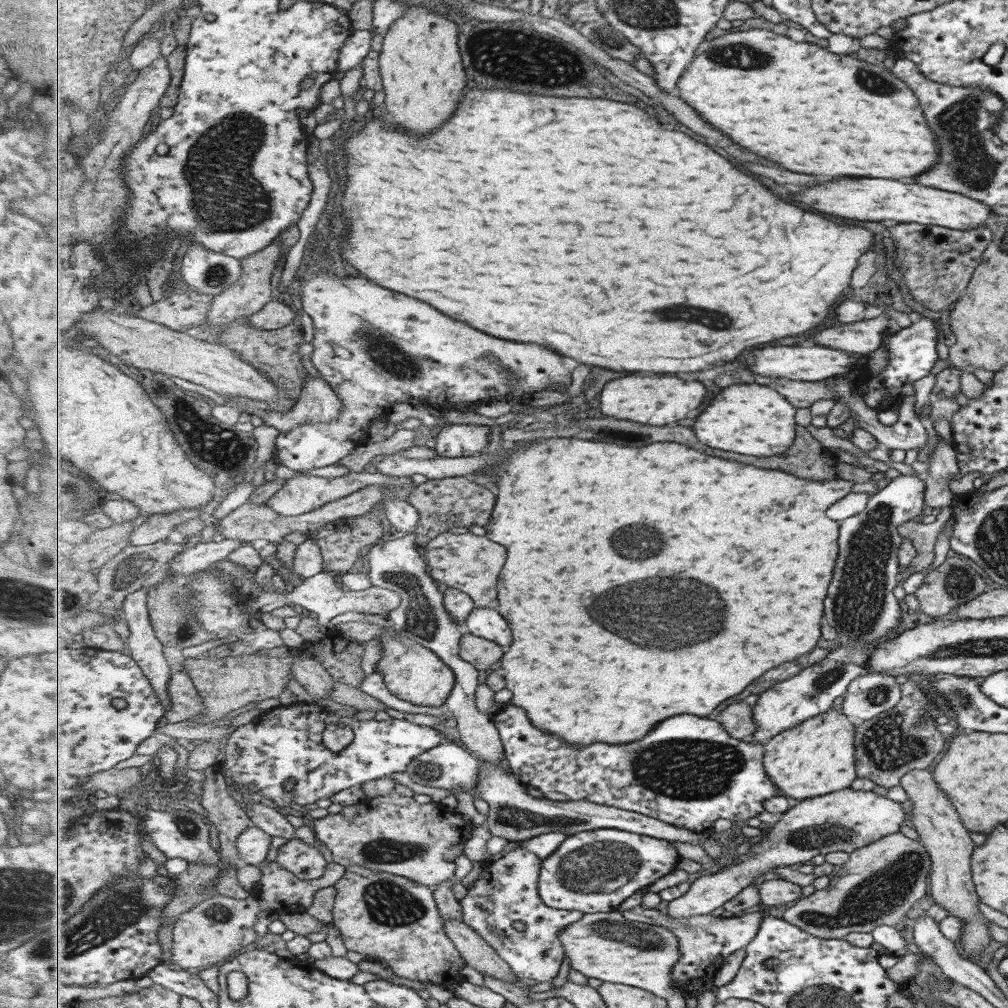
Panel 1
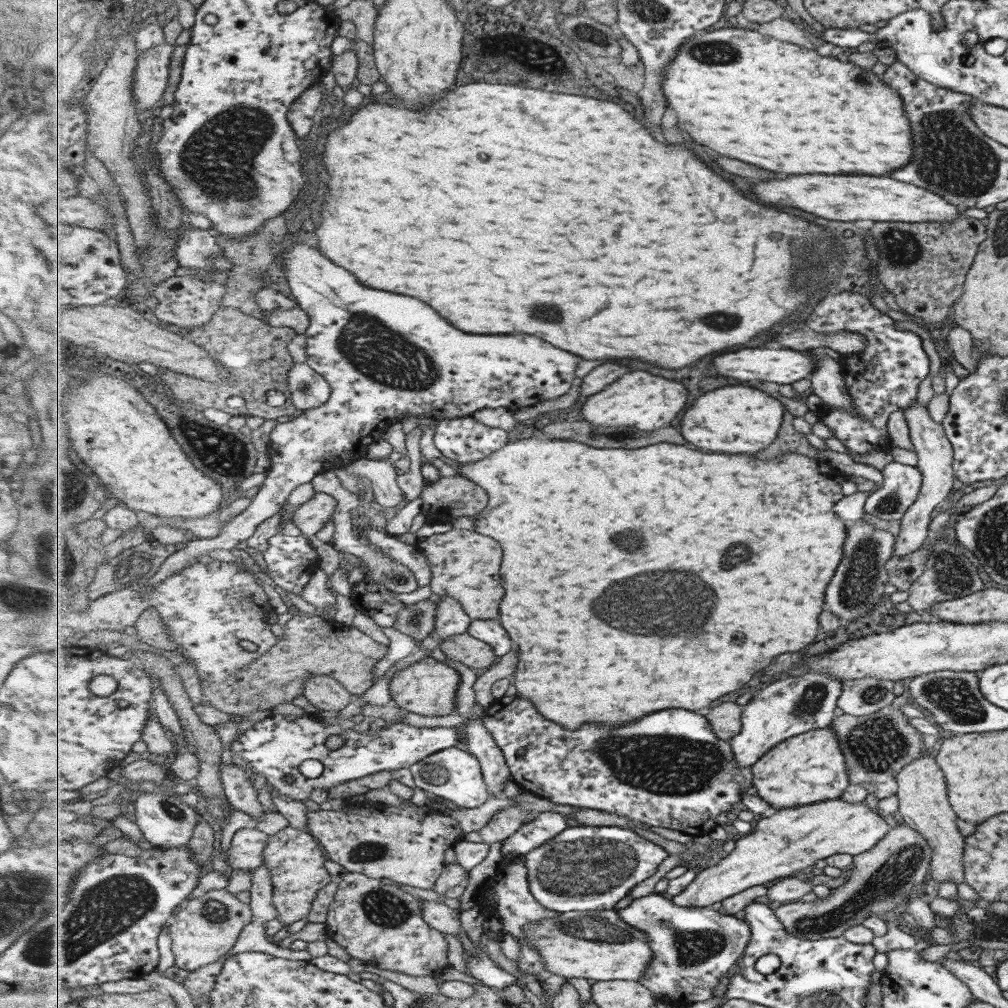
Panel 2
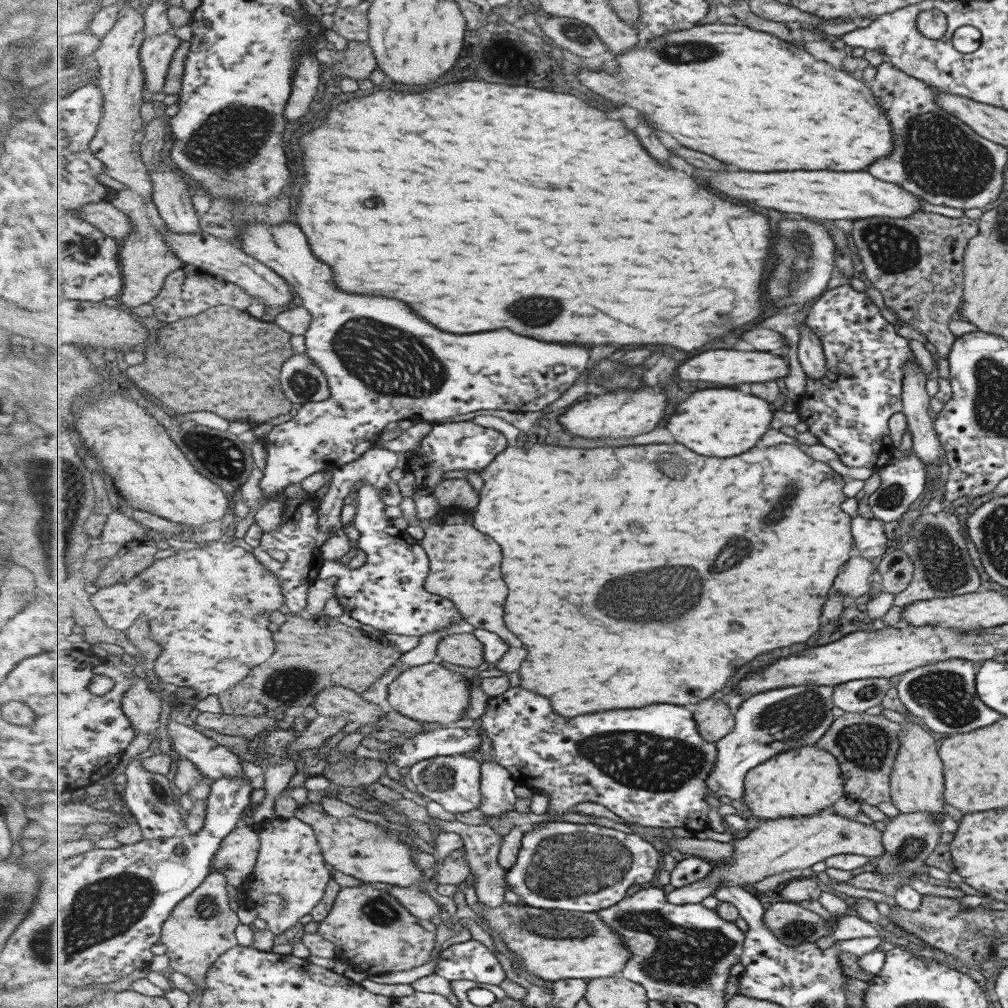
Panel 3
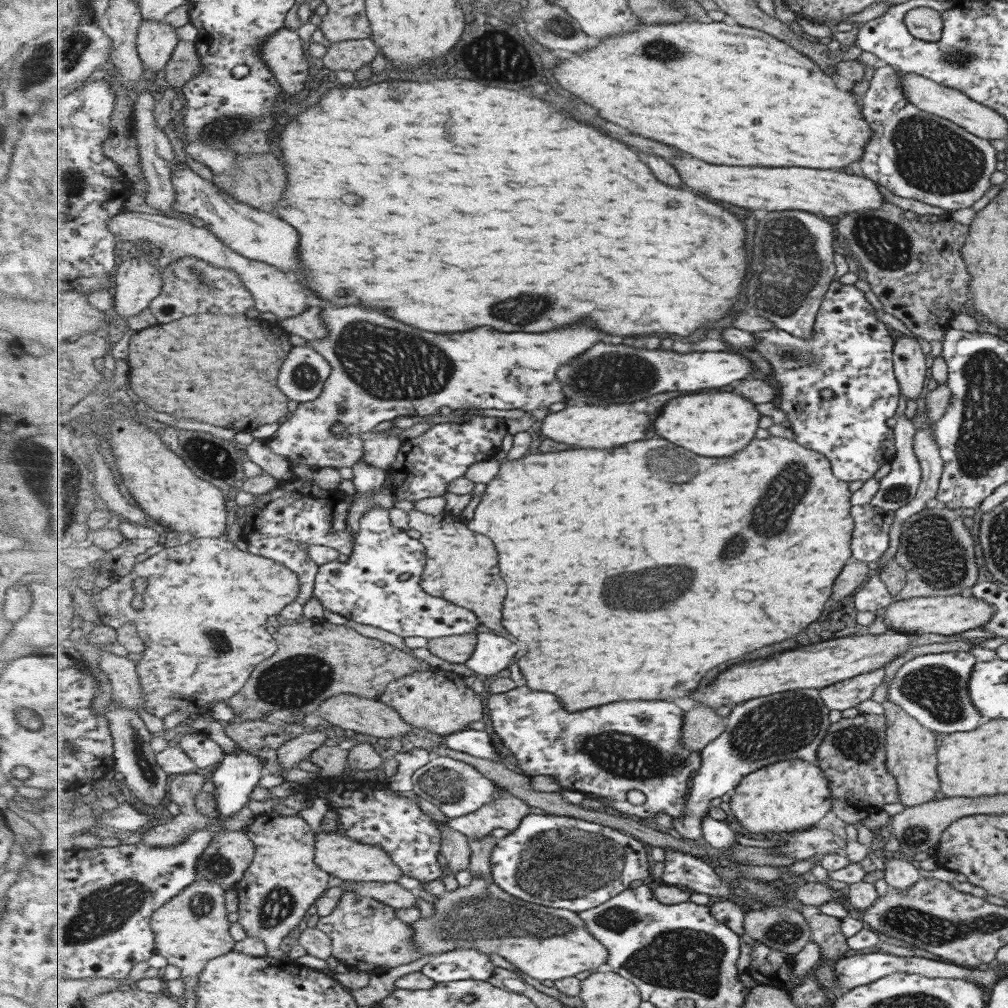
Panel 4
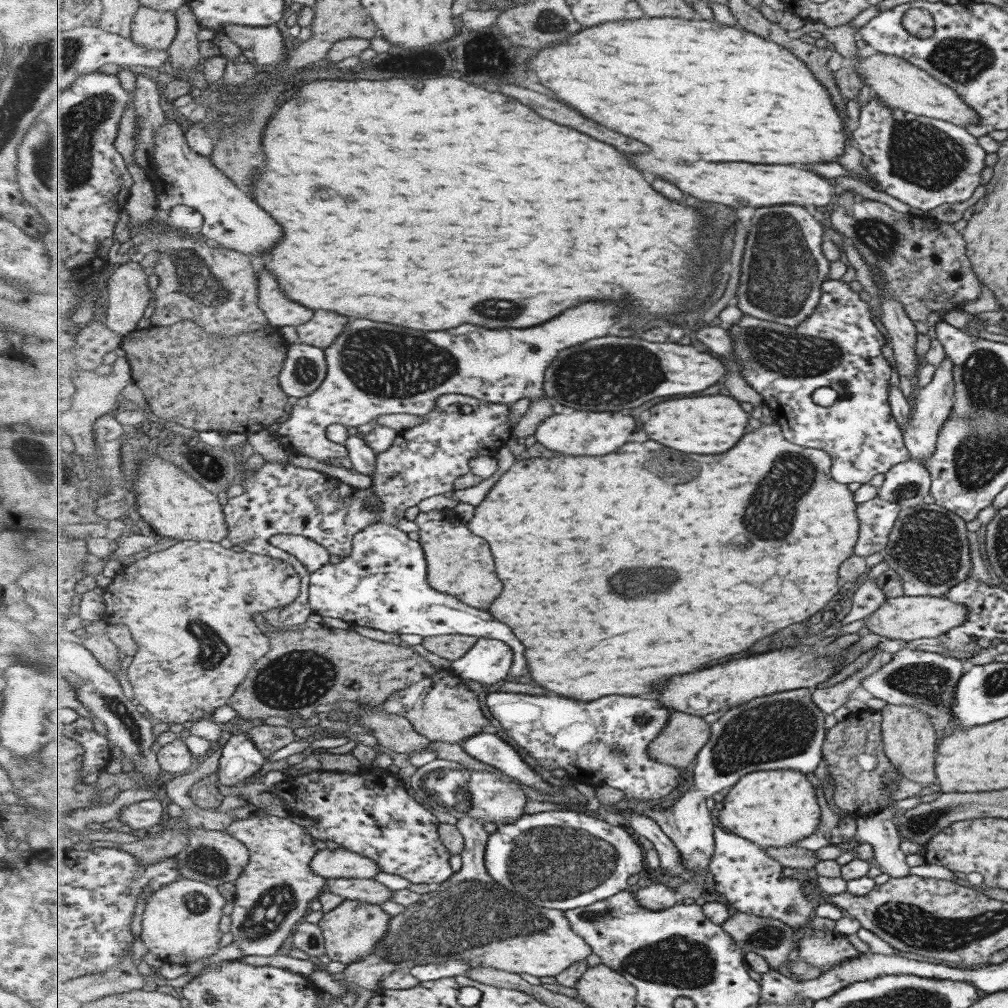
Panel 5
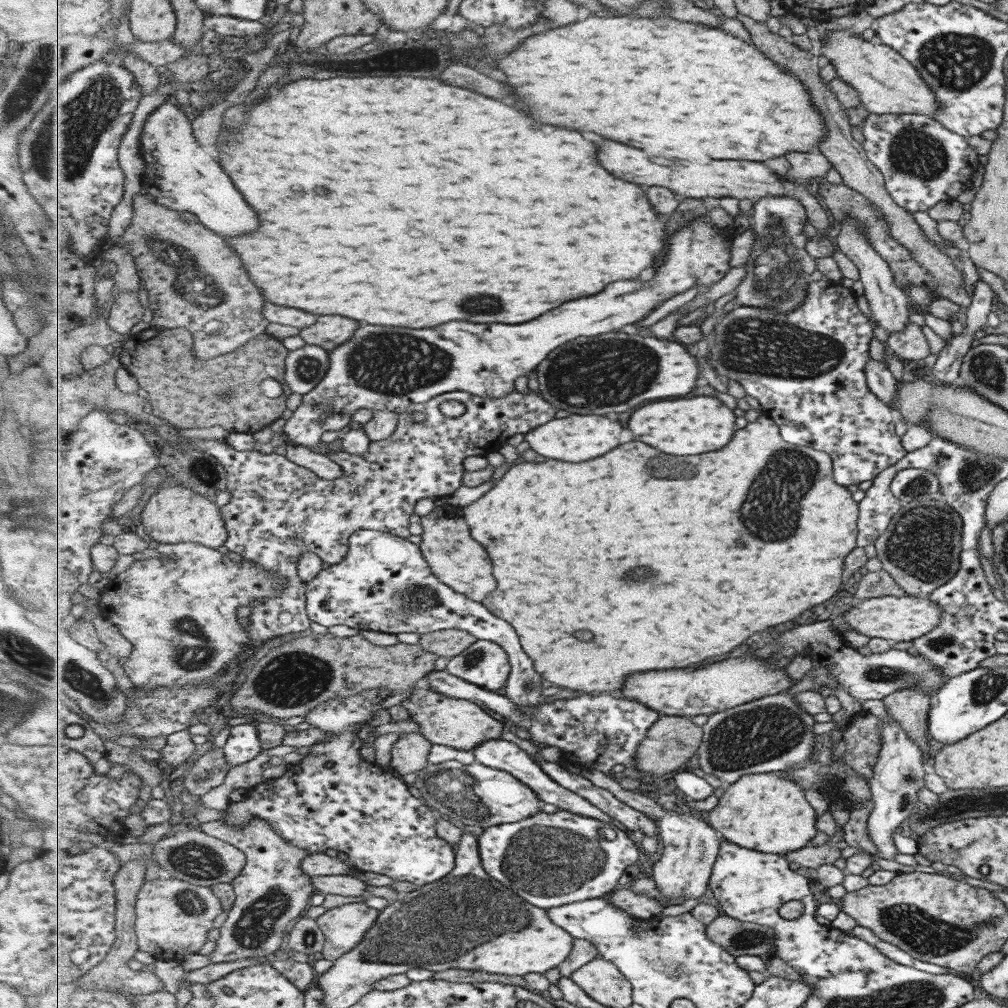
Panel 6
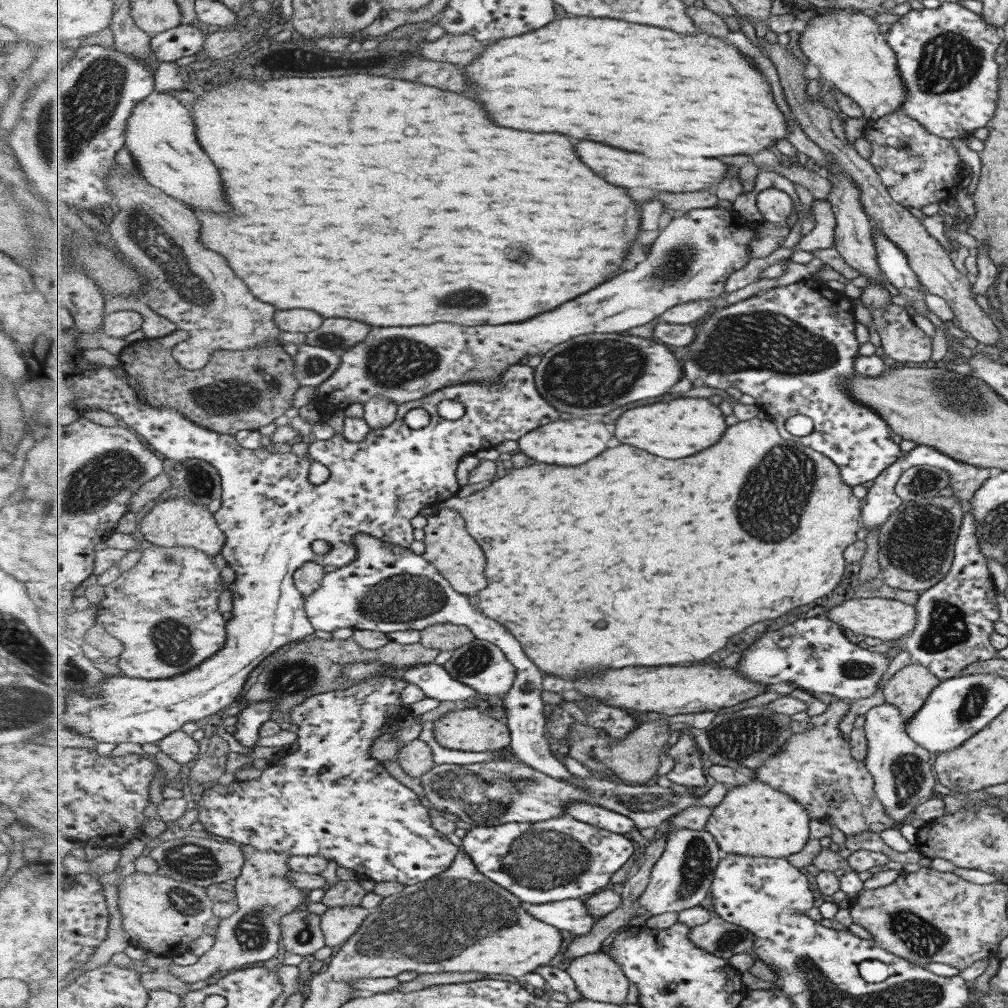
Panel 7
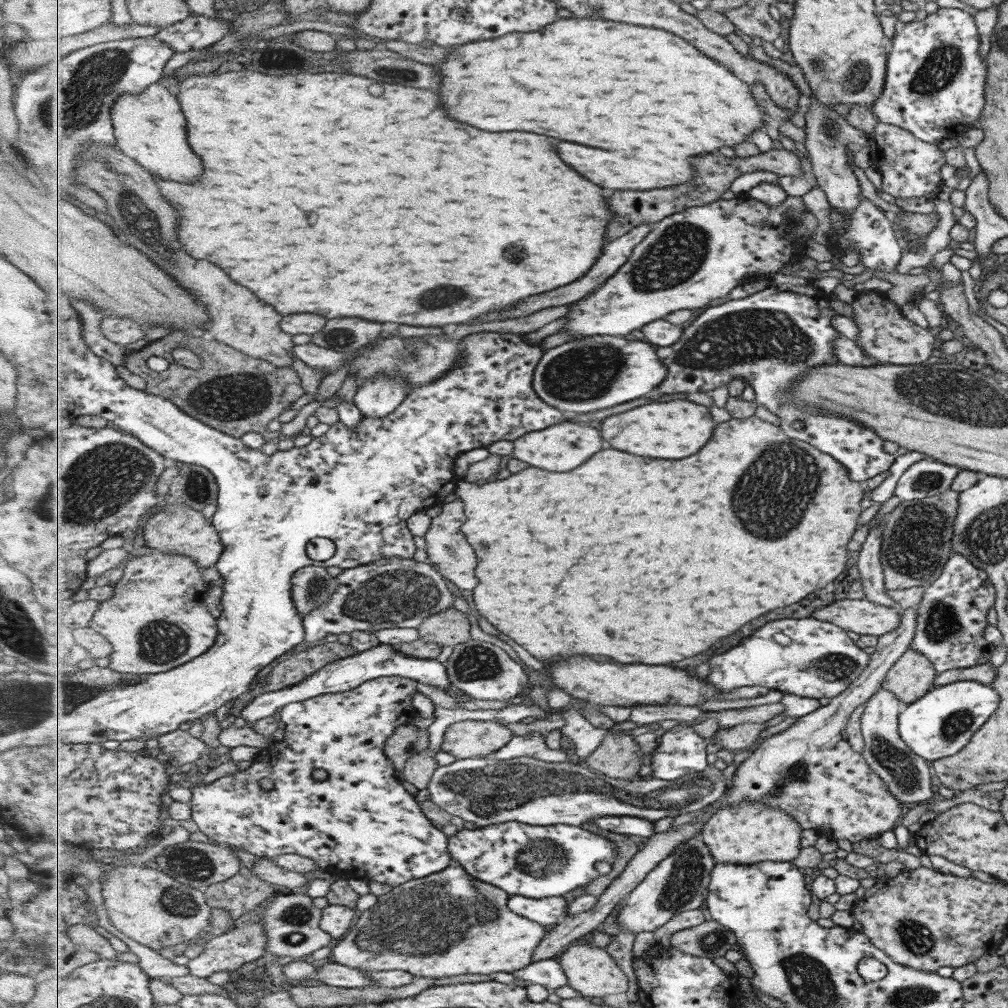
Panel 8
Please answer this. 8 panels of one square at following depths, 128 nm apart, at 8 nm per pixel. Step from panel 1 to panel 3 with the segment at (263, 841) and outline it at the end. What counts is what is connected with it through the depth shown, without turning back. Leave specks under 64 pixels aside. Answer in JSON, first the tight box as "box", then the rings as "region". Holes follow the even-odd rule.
{"box":[212,825,260,888],"region":[[[247,825],[235,828],[215,854],[212,872],[223,873],[235,888],[241,886],[255,872],[260,846],[259,828]]]}

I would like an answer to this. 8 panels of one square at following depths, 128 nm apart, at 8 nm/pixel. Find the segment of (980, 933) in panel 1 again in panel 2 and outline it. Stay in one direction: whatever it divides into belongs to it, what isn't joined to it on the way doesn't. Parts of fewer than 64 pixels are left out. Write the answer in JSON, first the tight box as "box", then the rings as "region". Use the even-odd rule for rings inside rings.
{"box":[894,748,965,885],"region":[[[926,748],[921,750],[913,763],[907,764],[902,770],[899,770],[896,784],[897,789],[894,795],[899,800],[896,817],[900,823],[913,828],[927,842],[927,846],[931,850],[928,864],[930,878],[935,883],[952,882],[955,885],[963,883],[961,858],[963,858],[963,846],[965,846],[964,836],[957,829],[957,818],[948,804],[943,776],[936,766],[930,750]]]}

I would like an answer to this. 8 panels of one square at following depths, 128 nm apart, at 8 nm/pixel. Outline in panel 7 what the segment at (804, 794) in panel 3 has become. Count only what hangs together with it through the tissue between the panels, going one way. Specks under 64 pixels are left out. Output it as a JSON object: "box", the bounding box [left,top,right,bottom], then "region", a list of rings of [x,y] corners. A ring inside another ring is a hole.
{"box":[706,779,811,857],"region":[[[751,779],[746,784],[732,787],[706,825],[723,854],[763,857],[787,857],[801,852],[811,838],[811,816],[806,806],[794,800],[789,793],[772,788],[759,780]]]}

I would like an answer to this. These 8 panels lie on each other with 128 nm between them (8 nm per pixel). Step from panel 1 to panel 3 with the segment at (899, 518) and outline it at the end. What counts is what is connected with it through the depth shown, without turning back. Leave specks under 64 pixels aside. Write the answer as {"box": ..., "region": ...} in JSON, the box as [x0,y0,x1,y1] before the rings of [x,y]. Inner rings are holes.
{"box":[708,452,926,804],"region":[[[911,452],[909,455],[903,455],[892,463],[883,464],[877,469],[879,479],[878,488],[868,496],[867,505],[870,512],[880,520],[891,522],[897,520],[905,509],[923,492],[924,481],[926,480],[926,473],[924,472],[923,462]],[[855,554],[843,565],[843,572],[835,578],[833,590],[843,598],[843,606],[849,606],[855,598],[871,592],[871,574],[875,567],[869,559]],[[789,686],[744,698],[736,712],[735,730],[718,746],[718,764],[708,784],[715,793],[745,804],[746,777],[767,760],[793,748],[816,744],[833,722],[831,715],[833,687]]]}

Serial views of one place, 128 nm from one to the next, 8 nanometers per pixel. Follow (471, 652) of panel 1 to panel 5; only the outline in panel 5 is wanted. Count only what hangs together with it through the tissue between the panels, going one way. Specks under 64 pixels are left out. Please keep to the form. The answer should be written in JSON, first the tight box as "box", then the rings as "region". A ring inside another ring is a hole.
{"box":[424,635,479,661],"region":[[[443,635],[424,637],[424,648],[450,661],[463,658],[479,638],[469,635]]]}

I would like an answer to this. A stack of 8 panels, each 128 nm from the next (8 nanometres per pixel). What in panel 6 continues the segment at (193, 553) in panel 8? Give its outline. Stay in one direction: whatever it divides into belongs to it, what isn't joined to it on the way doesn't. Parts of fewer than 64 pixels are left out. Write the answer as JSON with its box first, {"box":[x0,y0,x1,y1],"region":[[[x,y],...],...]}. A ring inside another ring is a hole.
{"box":[142,482,229,548],"region":[[[165,482],[149,499],[142,511],[142,520],[147,534],[159,543],[196,542],[211,548],[219,548],[226,544],[229,536],[226,520],[214,500],[173,482]]]}

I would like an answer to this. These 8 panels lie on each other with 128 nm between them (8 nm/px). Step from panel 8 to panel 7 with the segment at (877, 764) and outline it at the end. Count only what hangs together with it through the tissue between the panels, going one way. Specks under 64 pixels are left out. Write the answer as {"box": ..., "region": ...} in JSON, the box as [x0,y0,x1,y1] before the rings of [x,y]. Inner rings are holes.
{"box":[864,703,935,823],"region":[[[883,703],[866,711],[865,735],[868,752],[864,768],[874,780],[875,798],[882,804],[883,813],[894,823],[899,823],[917,805],[934,795],[935,780],[928,762],[929,752],[907,737],[903,716],[891,704]]]}

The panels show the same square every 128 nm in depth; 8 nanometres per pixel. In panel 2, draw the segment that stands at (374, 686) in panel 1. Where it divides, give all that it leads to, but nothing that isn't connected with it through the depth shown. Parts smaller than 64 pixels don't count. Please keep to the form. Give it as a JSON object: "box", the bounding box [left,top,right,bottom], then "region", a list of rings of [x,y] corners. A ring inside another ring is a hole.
{"box":[373,627,416,684],"region":[[[385,627],[383,628],[383,632],[390,640],[390,648],[389,653],[385,655],[385,659],[379,661],[377,667],[375,667],[375,678],[373,678],[373,684],[375,684],[377,680],[381,680],[381,678],[387,674],[387,668],[393,666],[393,664],[397,664],[399,660],[407,658],[407,656],[413,653],[416,649],[415,638],[411,638],[411,636],[403,634],[403,632],[399,632],[399,629]]]}

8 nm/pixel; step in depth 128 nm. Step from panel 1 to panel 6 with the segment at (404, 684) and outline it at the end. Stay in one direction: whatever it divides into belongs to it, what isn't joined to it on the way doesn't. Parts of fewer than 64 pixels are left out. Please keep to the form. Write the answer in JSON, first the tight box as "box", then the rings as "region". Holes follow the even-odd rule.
{"box":[399,683,503,751],"region":[[[420,683],[415,686],[415,691],[409,699],[405,699],[399,707],[407,708],[410,718],[419,725],[425,738],[433,745],[449,746],[463,751],[473,751],[487,740],[500,740],[503,734],[503,724],[493,718],[481,704],[475,701],[449,697],[439,691],[435,691],[431,685]]]}

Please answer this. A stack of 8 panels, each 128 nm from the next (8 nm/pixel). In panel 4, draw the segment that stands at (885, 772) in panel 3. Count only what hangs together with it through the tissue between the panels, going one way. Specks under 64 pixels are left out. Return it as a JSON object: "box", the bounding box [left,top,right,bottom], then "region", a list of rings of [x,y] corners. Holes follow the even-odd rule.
{"box":[815,713,898,811],"region":[[[861,713],[851,719],[841,717],[839,721],[830,724],[825,739],[818,746],[815,762],[820,766],[820,770],[824,772],[826,780],[828,780],[828,788],[830,788],[832,796],[851,806],[868,811],[879,810],[885,804],[898,802],[896,784],[886,770],[885,742],[885,717],[883,714]]]}

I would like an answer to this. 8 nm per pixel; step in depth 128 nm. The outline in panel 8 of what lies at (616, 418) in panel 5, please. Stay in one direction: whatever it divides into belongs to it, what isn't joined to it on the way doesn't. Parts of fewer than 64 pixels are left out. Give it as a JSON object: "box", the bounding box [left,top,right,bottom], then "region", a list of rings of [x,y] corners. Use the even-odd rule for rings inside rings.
{"box":[513,421,605,472],"region":[[[565,421],[554,424],[551,428],[541,430],[541,432],[533,431],[527,433],[513,441],[513,444],[513,457],[523,460],[523,462],[529,462],[533,466],[545,468],[545,470],[553,470],[553,472],[573,470],[573,468],[585,464],[597,452],[605,450],[605,440],[603,440],[599,428],[581,426],[581,424],[573,424],[573,422]]]}

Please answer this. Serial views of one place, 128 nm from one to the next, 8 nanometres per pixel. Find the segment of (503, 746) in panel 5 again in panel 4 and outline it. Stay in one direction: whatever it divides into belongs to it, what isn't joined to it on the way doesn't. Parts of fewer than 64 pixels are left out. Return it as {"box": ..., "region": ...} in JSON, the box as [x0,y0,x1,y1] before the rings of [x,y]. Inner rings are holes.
{"box":[440,729,503,762],"region":[[[465,729],[445,735],[443,740],[444,744],[440,746],[444,746],[449,751],[463,752],[481,759],[503,762],[491,744],[491,736],[485,731]]]}

